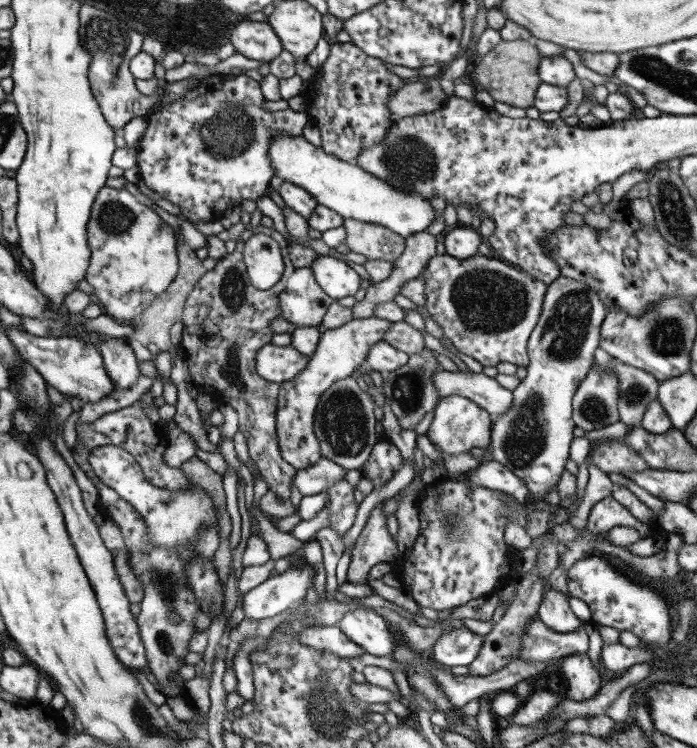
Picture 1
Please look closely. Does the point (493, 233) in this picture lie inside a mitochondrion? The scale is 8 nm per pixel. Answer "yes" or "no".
no

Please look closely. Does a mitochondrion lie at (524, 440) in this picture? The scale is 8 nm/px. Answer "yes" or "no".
yes

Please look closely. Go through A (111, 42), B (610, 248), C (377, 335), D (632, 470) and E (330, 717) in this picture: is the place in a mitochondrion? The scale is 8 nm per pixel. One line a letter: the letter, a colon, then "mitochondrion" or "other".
A: mitochondrion
B: other
C: other
D: other
E: mitochondrion

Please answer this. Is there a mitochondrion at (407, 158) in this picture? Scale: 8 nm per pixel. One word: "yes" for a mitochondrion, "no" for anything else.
yes

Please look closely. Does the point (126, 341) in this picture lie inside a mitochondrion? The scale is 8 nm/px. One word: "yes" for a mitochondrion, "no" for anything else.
no

